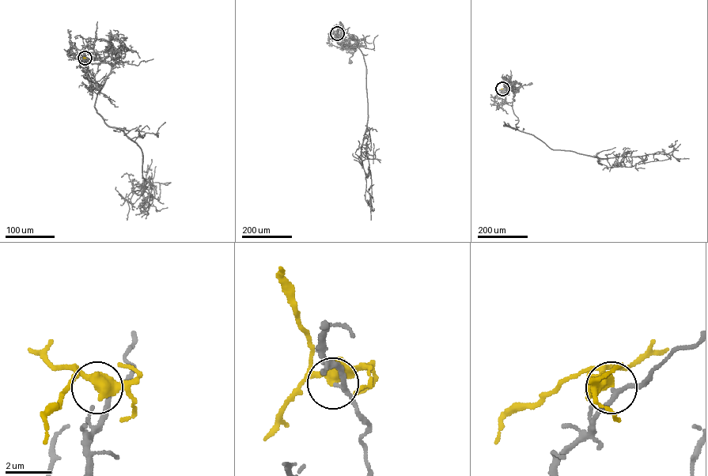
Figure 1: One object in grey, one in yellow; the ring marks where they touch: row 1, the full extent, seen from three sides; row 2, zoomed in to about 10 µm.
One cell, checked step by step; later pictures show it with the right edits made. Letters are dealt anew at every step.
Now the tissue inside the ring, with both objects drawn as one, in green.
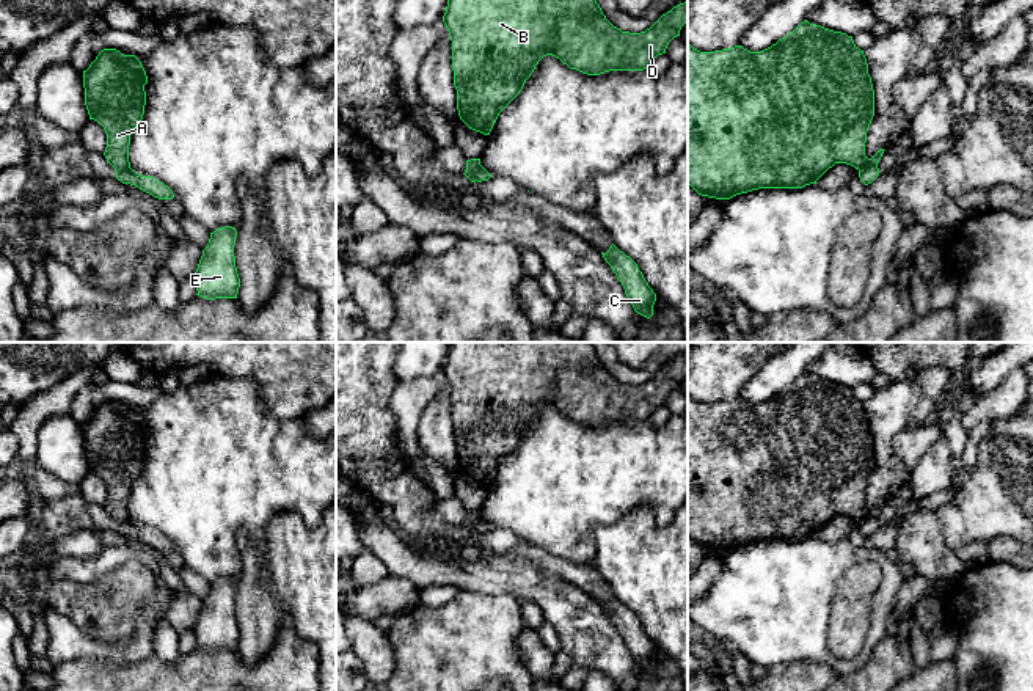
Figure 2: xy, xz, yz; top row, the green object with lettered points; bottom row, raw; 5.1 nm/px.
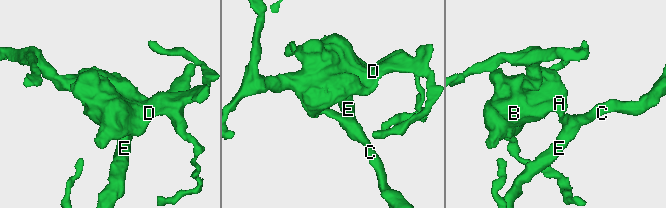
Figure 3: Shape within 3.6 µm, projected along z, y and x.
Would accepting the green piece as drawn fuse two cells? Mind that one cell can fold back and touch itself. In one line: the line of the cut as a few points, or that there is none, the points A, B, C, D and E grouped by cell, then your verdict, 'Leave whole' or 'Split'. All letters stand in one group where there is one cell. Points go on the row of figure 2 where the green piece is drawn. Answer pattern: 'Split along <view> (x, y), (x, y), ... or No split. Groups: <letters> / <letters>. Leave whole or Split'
Split along yz (876, 164), (868, 164), (859, 171). Groups: A B D / C E. Split

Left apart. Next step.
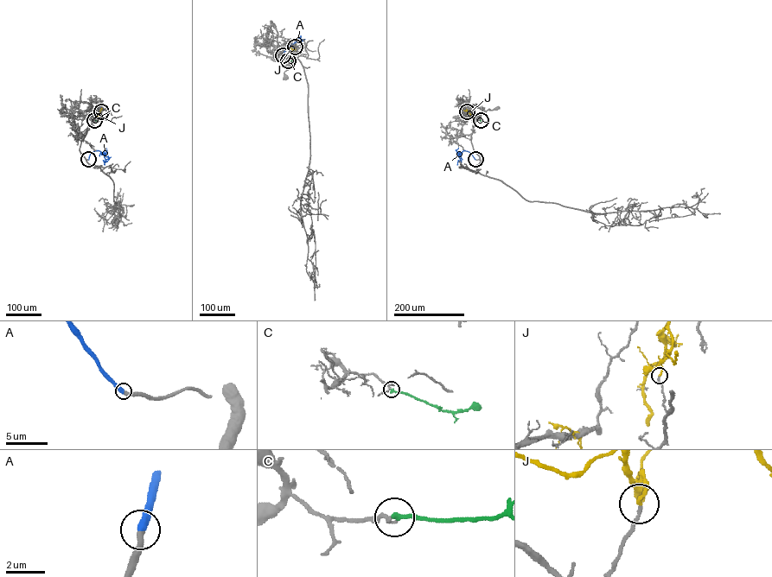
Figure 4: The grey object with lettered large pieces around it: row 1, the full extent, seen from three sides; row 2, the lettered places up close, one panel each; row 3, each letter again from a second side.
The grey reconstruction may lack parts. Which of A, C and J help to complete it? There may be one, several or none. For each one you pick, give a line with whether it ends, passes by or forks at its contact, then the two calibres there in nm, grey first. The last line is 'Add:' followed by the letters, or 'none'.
A: it ends | 360/420 nm
C: it ends | 190/240 nm
Add: A, C

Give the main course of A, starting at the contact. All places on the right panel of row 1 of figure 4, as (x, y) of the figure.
A: (475, 159), (469, 152), (463, 150), (458, 155), (461, 162)

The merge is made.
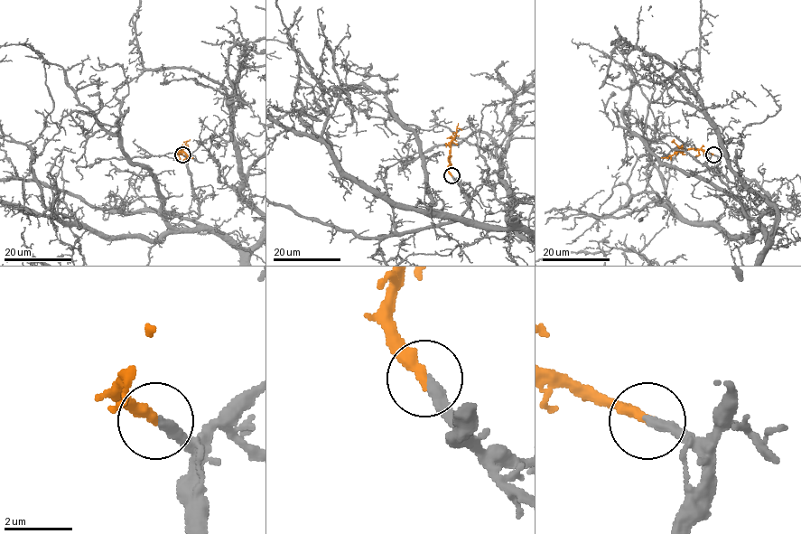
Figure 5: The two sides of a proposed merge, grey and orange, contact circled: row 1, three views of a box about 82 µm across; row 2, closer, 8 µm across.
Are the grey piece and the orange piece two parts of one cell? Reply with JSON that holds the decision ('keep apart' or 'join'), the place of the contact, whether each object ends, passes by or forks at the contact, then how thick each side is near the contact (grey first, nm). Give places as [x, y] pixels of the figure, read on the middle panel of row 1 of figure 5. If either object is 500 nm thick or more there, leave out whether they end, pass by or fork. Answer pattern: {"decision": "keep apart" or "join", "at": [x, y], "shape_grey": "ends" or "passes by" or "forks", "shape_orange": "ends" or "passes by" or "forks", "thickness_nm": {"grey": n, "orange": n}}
{"decision": "join", "at": [451, 175], "shape_grey": "ends", "shape_orange": "ends", "thickness_nm": {"grey": 320, "orange": 340}}

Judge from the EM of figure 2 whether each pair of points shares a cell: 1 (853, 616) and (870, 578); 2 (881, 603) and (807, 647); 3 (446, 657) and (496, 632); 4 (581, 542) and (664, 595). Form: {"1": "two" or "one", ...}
{"1": "one", "2": "one", "3": "one", "4": "two"}

